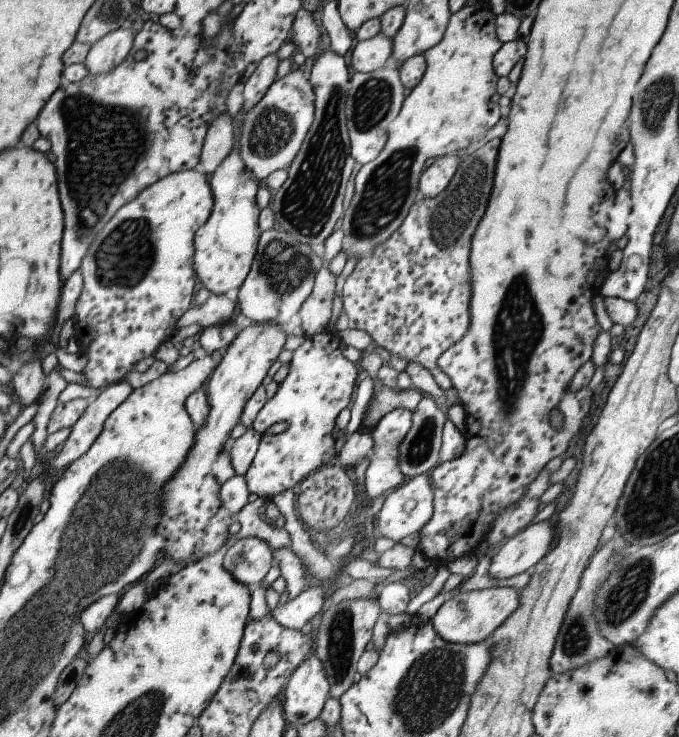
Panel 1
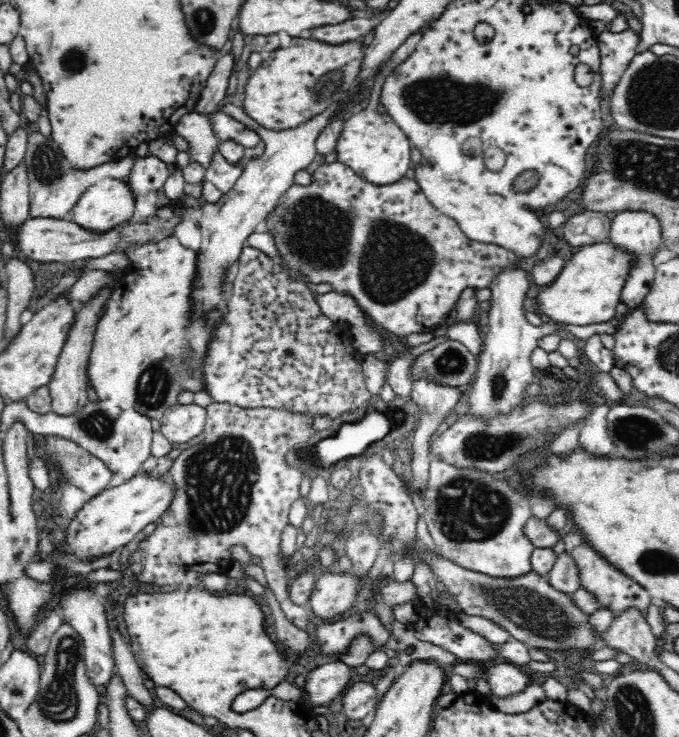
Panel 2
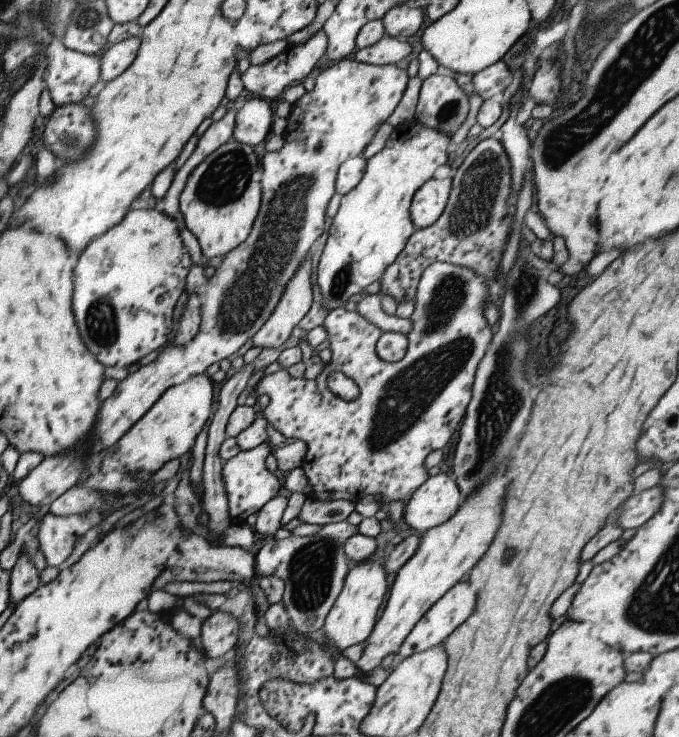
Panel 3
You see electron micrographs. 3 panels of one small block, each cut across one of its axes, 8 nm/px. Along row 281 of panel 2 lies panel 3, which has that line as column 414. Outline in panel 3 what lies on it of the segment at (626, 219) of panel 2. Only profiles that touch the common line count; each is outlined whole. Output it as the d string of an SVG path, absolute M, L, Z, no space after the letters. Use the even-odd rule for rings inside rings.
M457 582L447 594L443 594L430 607L429 610L415 623L409 634L403 639L397 655L402 658L408 657L413 652L421 652L441 644L473 610L473 602L475 602L475 592L471 590L471 586L467 582Z

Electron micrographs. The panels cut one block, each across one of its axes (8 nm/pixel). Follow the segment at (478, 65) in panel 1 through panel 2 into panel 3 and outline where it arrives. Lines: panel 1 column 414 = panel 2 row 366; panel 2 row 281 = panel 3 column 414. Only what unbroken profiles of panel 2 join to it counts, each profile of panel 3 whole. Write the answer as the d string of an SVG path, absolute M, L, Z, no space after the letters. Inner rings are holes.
M412 118L398 124L383 148L366 160L363 176L355 188L340 198L315 270L315 282L325 310L343 307L353 294L378 280L399 256L415 230L409 210L412 196L431 178L437 166L445 164L445 150L451 136L425 128Z

